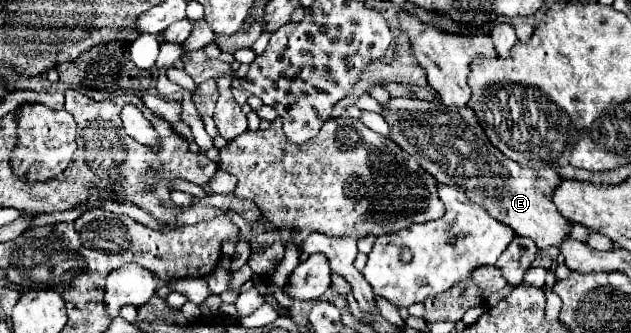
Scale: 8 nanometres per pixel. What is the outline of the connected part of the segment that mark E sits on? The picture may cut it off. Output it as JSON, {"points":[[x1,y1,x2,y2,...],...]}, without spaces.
{"points":[[390,98,382,118,390,126,390,140,408,152,436,182,460,188,468,200,486,208,492,218,510,226,518,236,532,238,538,248,550,248,568,238,568,220,554,208,550,196,560,184,554,168,524,168,498,152,486,138,470,108,446,108,440,100]]}

